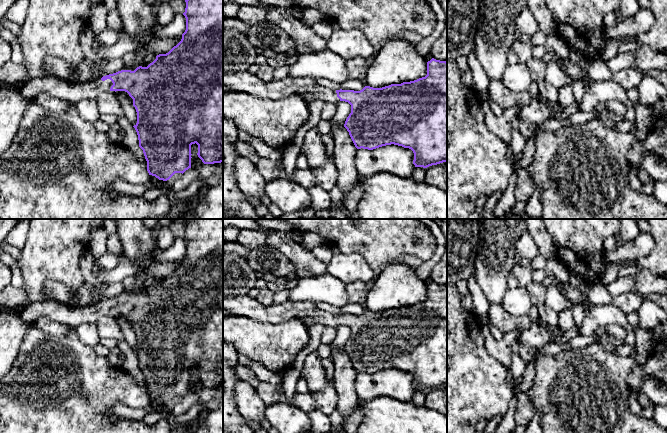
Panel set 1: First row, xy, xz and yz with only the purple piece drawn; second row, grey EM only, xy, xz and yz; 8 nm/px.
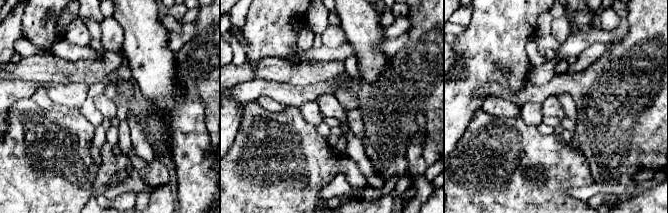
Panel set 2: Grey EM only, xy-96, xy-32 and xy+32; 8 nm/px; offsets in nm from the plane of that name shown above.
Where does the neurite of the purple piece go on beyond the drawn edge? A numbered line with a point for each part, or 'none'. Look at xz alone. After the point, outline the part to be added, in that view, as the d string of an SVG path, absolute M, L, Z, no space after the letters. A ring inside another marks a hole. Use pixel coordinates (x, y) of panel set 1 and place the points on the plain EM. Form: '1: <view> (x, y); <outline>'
1: xz (307, 312); M223 296L223 310L232 315L247 317L266 323L280 323L286 320L299 319L308 328L315 324L337 327L340 323L335 314L316 307L309 301L286 300L280 304L265 306L249 296Z

